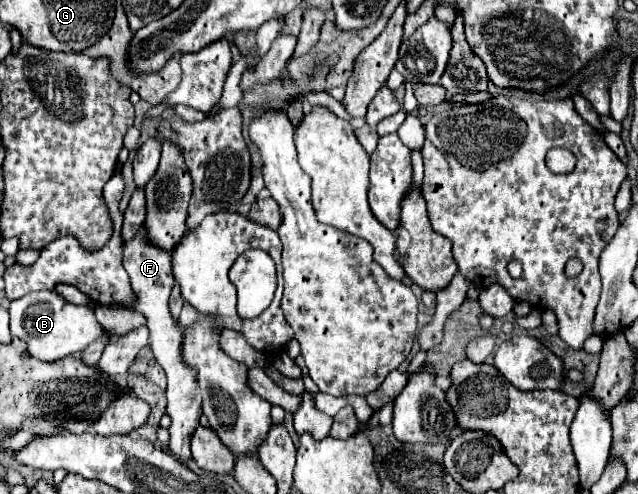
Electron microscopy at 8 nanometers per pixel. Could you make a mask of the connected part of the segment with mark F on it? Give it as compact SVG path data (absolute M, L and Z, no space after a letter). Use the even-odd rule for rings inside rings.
M141 228L137 236L129 240L123 248L123 268L129 274L131 290L135 294L135 300L125 308L131 312L141 312L145 316L149 328L149 346L167 374L167 414L171 416L169 452L181 462L187 462L191 458L189 450L191 436L199 426L203 408L201 408L201 388L197 372L183 360L183 330L177 326L177 318L169 312L169 294L175 284L171 270L171 256L165 250L147 244L145 232Z

